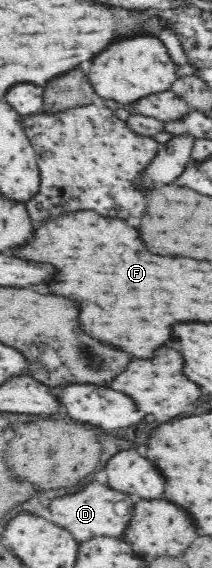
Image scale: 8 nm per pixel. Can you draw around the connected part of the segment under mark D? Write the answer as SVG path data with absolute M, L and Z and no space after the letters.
M97 481L89 483L83 491L75 493L75 495L65 495L55 499L49 505L49 511L53 515L53 523L67 529L79 543L89 541L93 537L119 537L123 535L123 531L129 525L131 519L131 509L133 503L127 495L119 495L117 491L111 491L105 485L99 485Z

